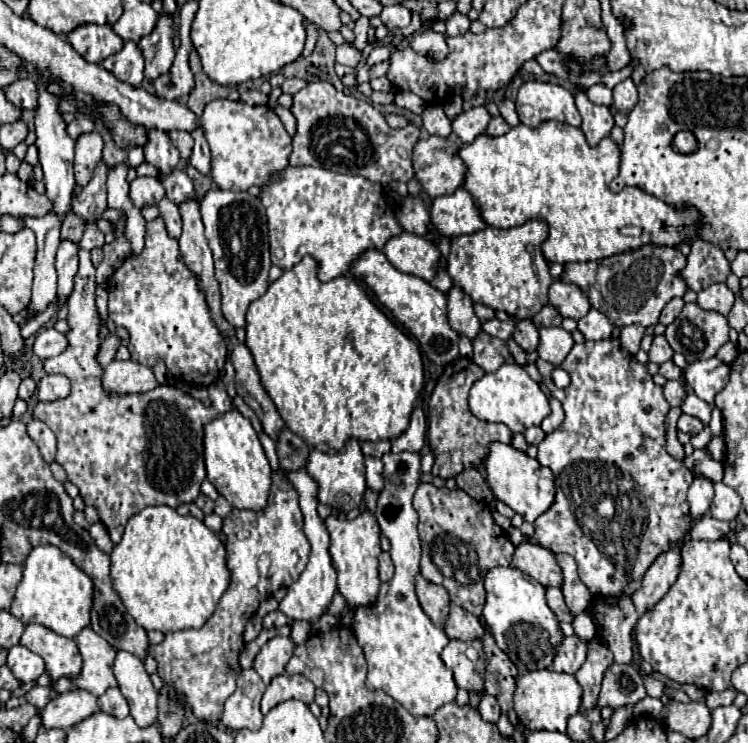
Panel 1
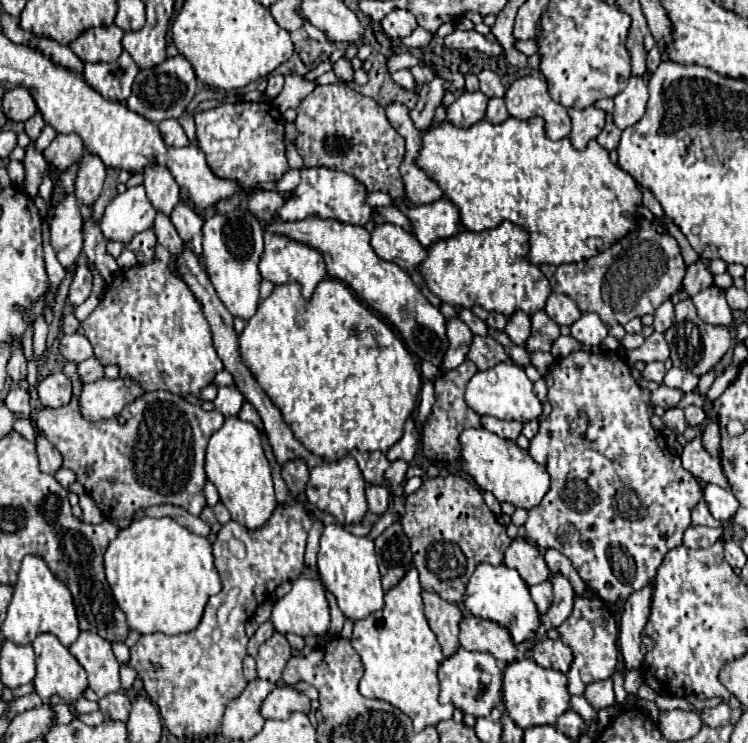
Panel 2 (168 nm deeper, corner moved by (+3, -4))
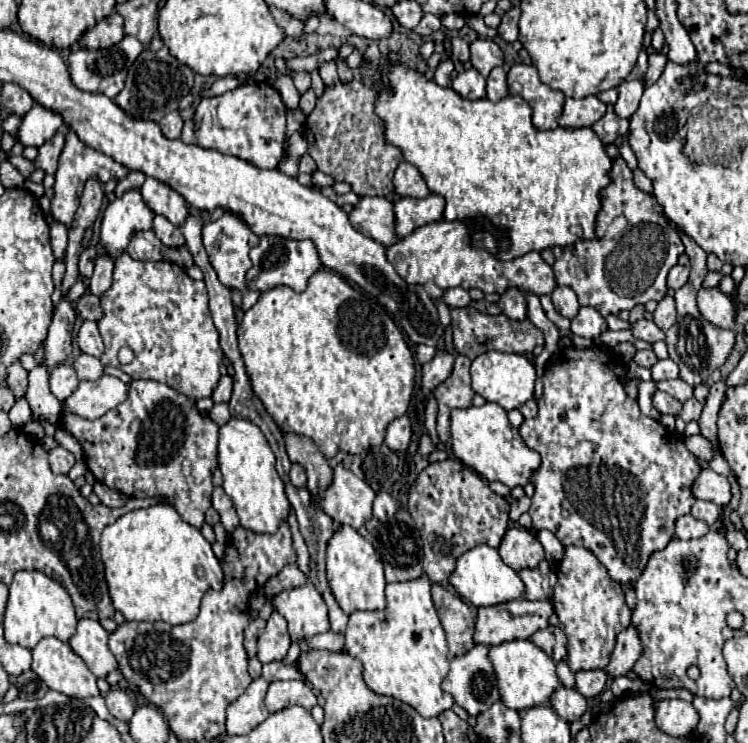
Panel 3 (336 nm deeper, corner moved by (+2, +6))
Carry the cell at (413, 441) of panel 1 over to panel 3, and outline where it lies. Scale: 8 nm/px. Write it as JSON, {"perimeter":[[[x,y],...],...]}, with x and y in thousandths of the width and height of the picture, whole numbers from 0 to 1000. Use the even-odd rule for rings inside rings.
{"perimeter":[[[535,560],[527,568],[521,568],[521,573],[516,576],[516,598],[521,606],[532,608],[532,606],[543,606],[543,600],[548,598],[551,590],[551,571],[545,560]]]}

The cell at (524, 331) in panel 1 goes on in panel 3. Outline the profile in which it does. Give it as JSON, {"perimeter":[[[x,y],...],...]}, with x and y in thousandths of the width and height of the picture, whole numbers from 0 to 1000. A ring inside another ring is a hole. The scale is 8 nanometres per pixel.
{"perimeter":[[[679,388],[668,398],[666,412],[684,431],[701,431],[703,428],[703,401],[693,388]]]}

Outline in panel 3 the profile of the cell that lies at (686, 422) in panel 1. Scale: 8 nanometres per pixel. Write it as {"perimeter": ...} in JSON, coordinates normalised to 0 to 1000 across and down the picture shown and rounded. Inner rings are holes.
{"perimeter":[[[874,525],[872,530],[872,544],[877,546],[877,552],[882,552],[885,557],[906,557],[912,552],[912,544],[906,538],[901,538],[896,530],[890,528],[882,528],[882,525]]]}

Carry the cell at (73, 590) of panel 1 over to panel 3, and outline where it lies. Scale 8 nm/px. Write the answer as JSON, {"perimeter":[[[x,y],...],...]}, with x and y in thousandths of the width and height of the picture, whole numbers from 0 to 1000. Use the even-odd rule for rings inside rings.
{"perimeter":[[[21,770],[19,781],[13,786],[13,805],[5,826],[5,859],[13,867],[32,869],[43,875],[56,859],[75,856],[83,864],[91,864],[94,856],[102,851],[102,826],[96,808],[91,797],[72,783],[70,778],[61,778],[56,770]]]}

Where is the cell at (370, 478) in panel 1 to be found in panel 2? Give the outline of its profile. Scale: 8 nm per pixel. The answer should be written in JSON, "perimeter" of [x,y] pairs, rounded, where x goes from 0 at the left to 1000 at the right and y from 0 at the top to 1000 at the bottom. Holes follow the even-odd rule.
{"perimeter":[[[491,651],[491,678],[499,692],[515,692],[520,684],[520,659],[507,651]]]}

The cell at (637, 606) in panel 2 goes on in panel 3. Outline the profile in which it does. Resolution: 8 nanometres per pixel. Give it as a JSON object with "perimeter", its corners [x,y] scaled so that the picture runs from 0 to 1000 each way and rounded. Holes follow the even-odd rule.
{"perimeter":[[[842,843],[837,851],[826,853],[824,872],[816,883],[816,894],[810,896],[810,907],[816,913],[834,910],[840,902],[845,902],[848,891],[853,888],[853,880],[858,880],[858,867],[856,867],[853,851]]]}

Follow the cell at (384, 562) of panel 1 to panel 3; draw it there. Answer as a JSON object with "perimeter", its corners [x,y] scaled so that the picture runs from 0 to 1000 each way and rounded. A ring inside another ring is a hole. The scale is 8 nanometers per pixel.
{"perimeter":[[[537,684],[537,686],[529,689],[529,694],[521,703],[505,705],[497,716],[497,732],[500,732],[500,740],[505,743],[505,748],[513,756],[516,783],[545,783],[545,781],[556,781],[567,773],[567,764],[564,764],[564,754],[567,754],[564,727],[561,727],[561,719],[559,719],[559,713],[553,708],[553,700],[545,692],[545,686]]]}

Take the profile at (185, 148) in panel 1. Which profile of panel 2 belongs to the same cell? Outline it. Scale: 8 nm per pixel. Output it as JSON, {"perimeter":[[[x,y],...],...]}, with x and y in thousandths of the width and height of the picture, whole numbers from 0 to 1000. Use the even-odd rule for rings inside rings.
{"perimeter":[[[218,162],[213,167],[213,175],[215,175],[215,183],[221,188],[221,194],[226,197],[234,197],[234,199],[245,199],[245,197],[253,197],[253,188],[242,172],[242,167],[237,162]]]}

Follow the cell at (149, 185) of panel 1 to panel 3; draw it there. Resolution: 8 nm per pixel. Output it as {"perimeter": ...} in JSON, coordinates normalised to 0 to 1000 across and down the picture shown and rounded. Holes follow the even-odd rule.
{"perimeter":[[[174,256],[155,266],[147,272],[136,293],[136,336],[144,345],[158,347],[163,339],[168,339],[168,331],[182,312],[203,307],[203,293],[206,285],[190,272],[187,256]]]}

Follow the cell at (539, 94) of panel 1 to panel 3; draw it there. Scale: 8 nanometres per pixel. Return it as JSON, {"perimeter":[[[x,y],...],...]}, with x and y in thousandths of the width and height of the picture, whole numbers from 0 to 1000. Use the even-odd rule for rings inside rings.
{"perimeter":[[[687,86],[679,97],[682,127],[698,129],[711,145],[711,164],[719,175],[746,172],[746,153],[754,143],[754,127],[725,113],[719,94],[703,86]]]}

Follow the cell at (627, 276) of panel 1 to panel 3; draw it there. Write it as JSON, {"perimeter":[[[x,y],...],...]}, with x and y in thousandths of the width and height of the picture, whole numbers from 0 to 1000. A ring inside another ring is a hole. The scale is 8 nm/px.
{"perimeter":[[[832,210],[818,215],[813,229],[816,248],[802,256],[802,285],[797,299],[805,299],[805,318],[794,318],[791,323],[773,323],[762,331],[743,331],[741,339],[741,371],[746,385],[759,385],[770,393],[775,412],[791,412],[805,425],[826,423],[829,417],[845,417],[850,409],[864,409],[866,404],[885,404],[893,393],[890,369],[901,355],[906,355],[909,342],[914,339],[914,328],[904,307],[896,304],[893,293],[880,283],[877,266],[866,258],[858,258],[845,245],[845,229],[834,218]]]}

